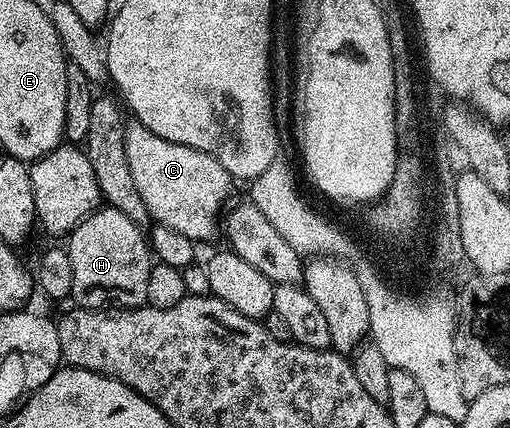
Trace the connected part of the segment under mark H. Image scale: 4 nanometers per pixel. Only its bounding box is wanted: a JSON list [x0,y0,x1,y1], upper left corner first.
[67,206,155,310]

